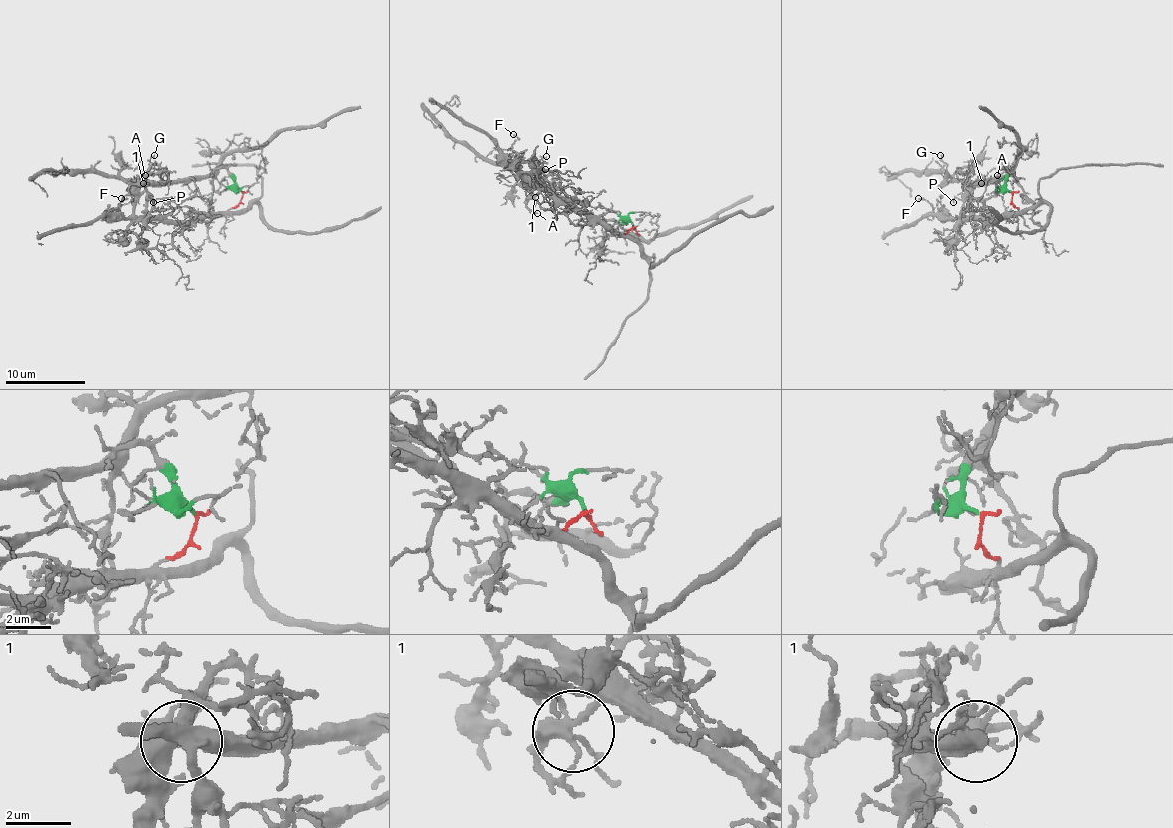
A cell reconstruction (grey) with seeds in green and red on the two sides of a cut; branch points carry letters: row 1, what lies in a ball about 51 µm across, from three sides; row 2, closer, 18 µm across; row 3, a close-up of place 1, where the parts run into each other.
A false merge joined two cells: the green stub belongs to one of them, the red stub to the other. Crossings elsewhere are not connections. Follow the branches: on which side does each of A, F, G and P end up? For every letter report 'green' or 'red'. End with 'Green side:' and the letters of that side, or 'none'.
A: green
F: red
G: green
P: green
Green side: A, G, P

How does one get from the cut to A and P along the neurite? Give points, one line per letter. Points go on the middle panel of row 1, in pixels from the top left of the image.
A: (634, 227), (630, 221), (602, 221), (580, 215), (547, 190), (537, 195), (533, 209), (537, 213)
P: (634, 227), (630, 221), (618, 223), (580, 215), (539, 180), (545, 170)

